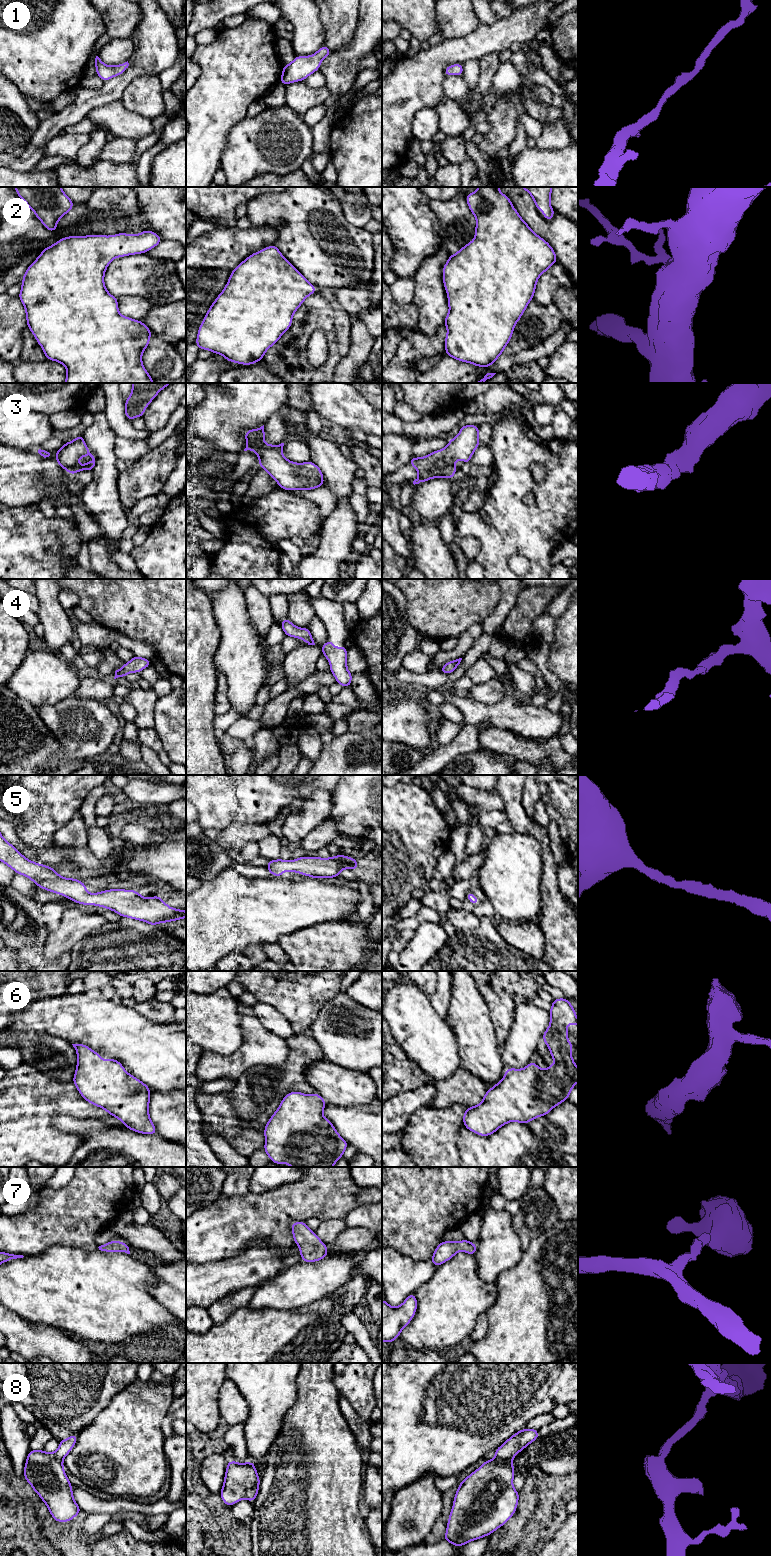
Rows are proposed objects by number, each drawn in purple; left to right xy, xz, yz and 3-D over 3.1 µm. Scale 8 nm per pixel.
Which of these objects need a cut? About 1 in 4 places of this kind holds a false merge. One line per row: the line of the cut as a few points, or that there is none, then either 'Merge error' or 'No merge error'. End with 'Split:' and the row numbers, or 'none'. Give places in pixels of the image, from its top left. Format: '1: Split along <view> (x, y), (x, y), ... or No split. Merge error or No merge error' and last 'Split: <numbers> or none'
1: No split. No merge error
2: No split. No merge error
3: No split. No merge error
4: No split. No merge error
5: No split. No merge error
6: No split. No merge error
7: No split. No merge error
8: No split. No merge error
Split: none

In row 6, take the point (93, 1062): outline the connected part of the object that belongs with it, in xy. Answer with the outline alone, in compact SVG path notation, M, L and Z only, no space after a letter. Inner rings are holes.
M85 1044L72 1045L78 1058L73 1083L80 1095L119 1119L128 1129L156 1134L149 1115L151 1089L126 1072L116 1059L103 1060Z

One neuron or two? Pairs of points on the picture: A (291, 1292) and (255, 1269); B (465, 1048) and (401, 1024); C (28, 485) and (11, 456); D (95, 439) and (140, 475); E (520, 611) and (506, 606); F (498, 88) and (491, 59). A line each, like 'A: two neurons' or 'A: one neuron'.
A: two neurons
B: two neurons
C: one neuron
D: two neurons
E: two neurons
F: two neurons

